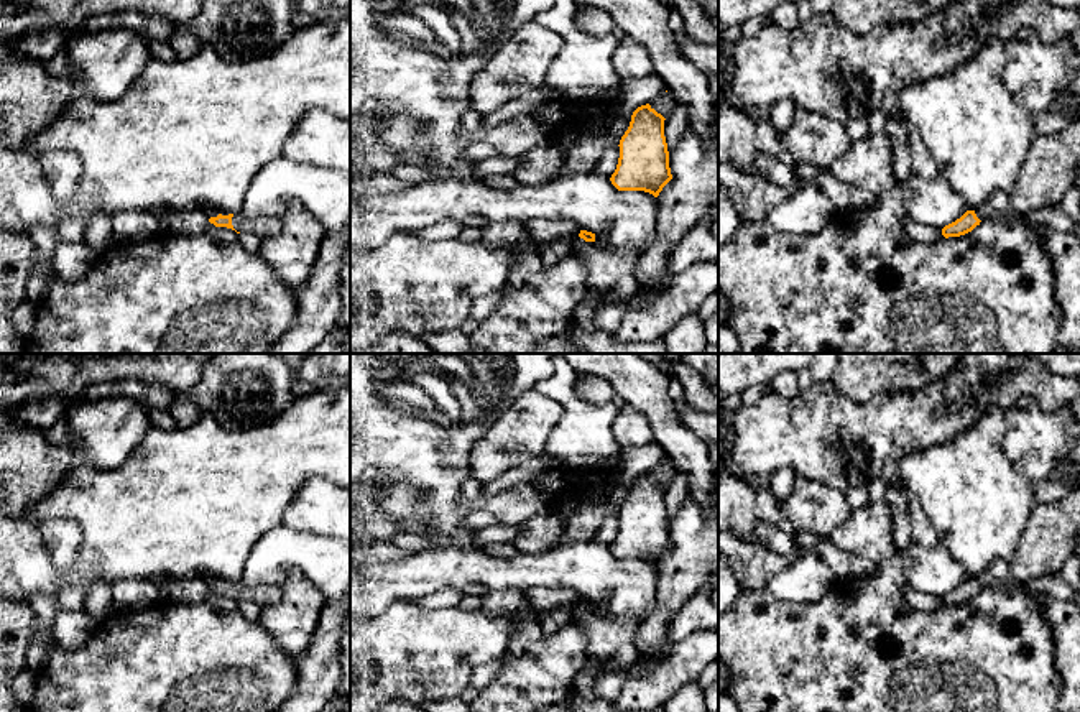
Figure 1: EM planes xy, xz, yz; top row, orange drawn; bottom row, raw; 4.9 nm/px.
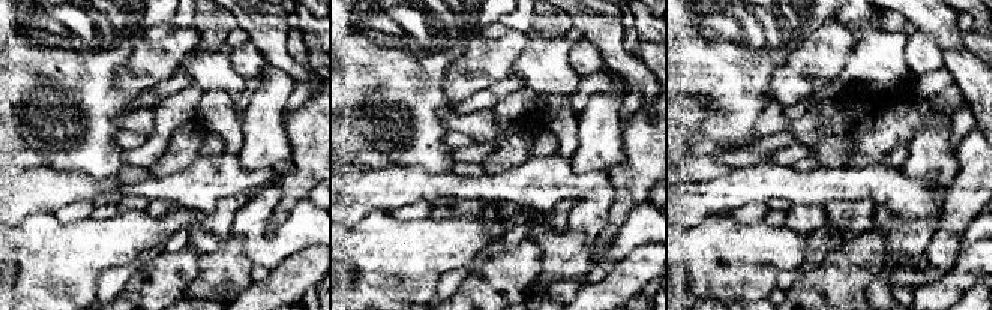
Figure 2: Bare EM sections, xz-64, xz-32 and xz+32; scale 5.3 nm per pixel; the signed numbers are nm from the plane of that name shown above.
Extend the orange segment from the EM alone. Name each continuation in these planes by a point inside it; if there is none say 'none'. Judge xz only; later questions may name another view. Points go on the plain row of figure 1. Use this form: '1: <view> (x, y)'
1: xz (610, 638)

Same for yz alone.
1: yz (1051, 536)

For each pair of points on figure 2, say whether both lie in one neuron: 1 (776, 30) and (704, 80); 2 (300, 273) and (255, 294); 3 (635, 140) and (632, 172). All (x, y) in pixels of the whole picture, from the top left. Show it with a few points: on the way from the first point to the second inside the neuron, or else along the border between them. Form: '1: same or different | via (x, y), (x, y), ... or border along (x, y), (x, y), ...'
1: same | via (758, 38), (737, 47), (722, 62)
2: same | via (290, 280), (273, 292), (266, 294)
3: same | via (635, 147), (635, 165)

